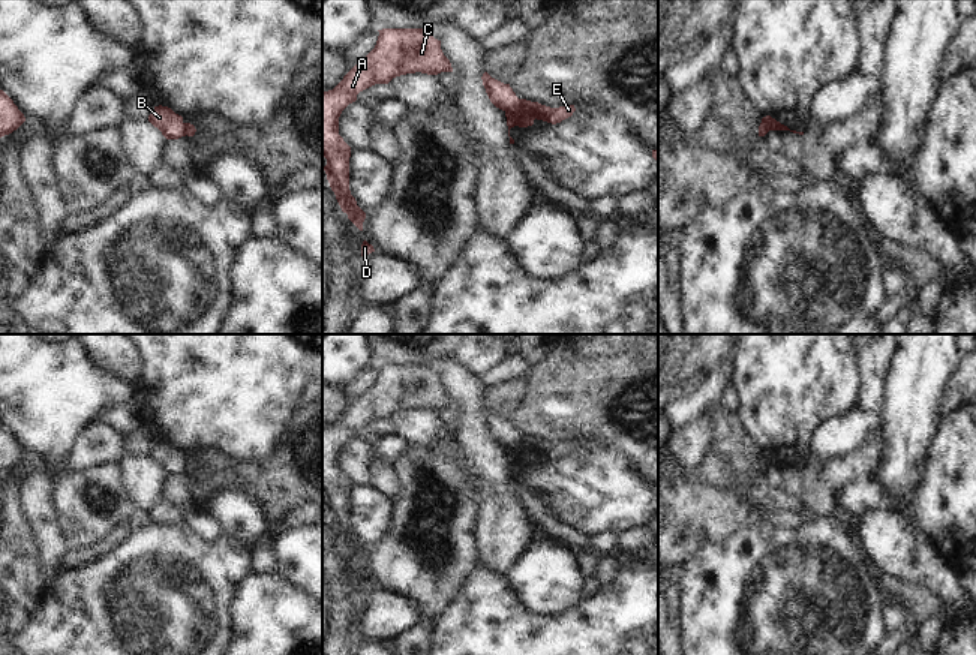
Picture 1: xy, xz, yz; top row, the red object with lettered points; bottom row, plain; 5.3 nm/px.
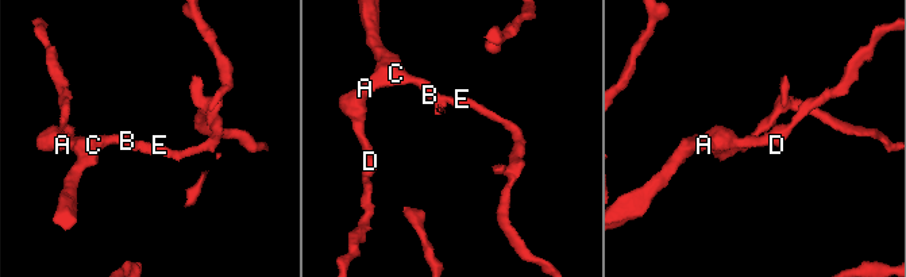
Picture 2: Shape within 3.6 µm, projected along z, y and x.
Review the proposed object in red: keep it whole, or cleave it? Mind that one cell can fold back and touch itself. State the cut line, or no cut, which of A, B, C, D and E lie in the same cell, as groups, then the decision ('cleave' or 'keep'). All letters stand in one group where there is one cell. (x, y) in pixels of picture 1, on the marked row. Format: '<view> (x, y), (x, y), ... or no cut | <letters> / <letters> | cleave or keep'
xz (520, 99), (516, 107), (510, 107), (505, 111) | A B C D / E | cleave

